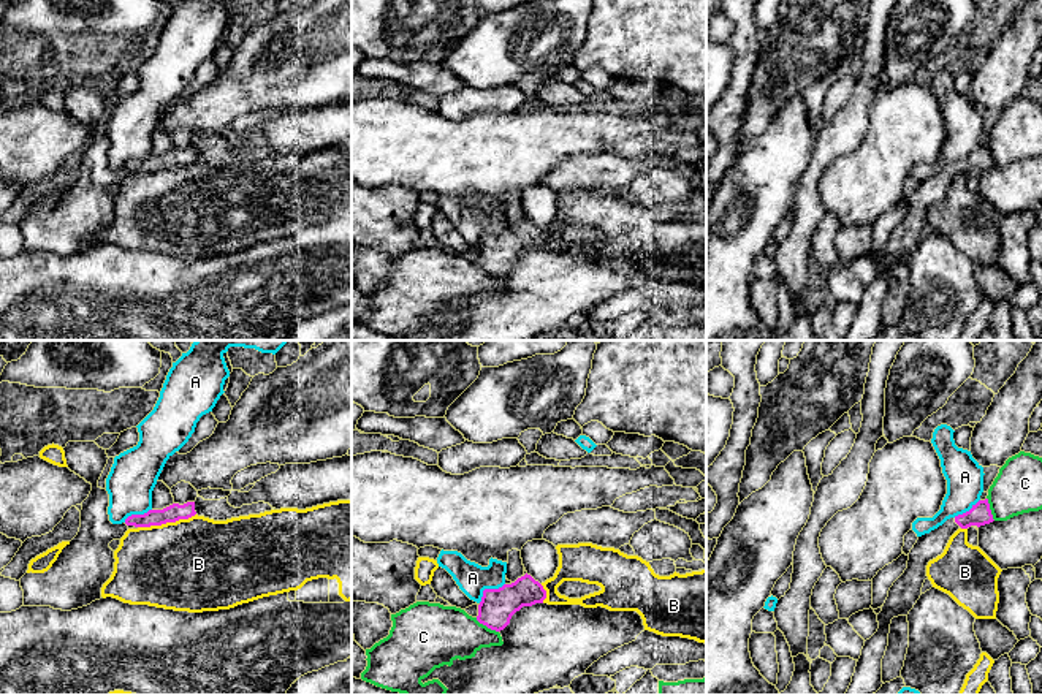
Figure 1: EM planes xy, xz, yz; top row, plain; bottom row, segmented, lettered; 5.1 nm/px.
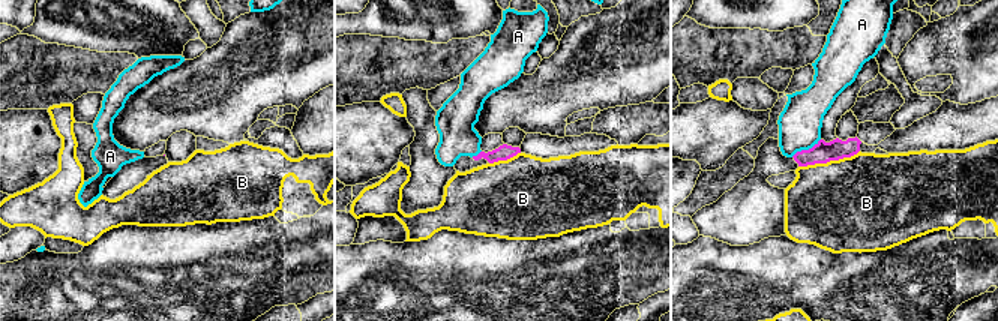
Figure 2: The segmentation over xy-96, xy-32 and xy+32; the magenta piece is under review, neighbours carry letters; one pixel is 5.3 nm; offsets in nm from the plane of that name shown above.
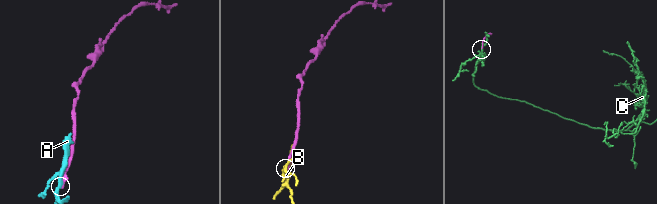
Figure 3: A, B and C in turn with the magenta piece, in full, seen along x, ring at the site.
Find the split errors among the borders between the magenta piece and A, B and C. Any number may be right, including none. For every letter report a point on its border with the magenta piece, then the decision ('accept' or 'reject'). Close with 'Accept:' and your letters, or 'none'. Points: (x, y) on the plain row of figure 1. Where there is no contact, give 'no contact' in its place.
A: meets magenta in xz at (488, 235); reject
B: meets magenta in xy at (167, 167); reject
C: meets magenta in xz at (486, 271); reject
Accept: none

